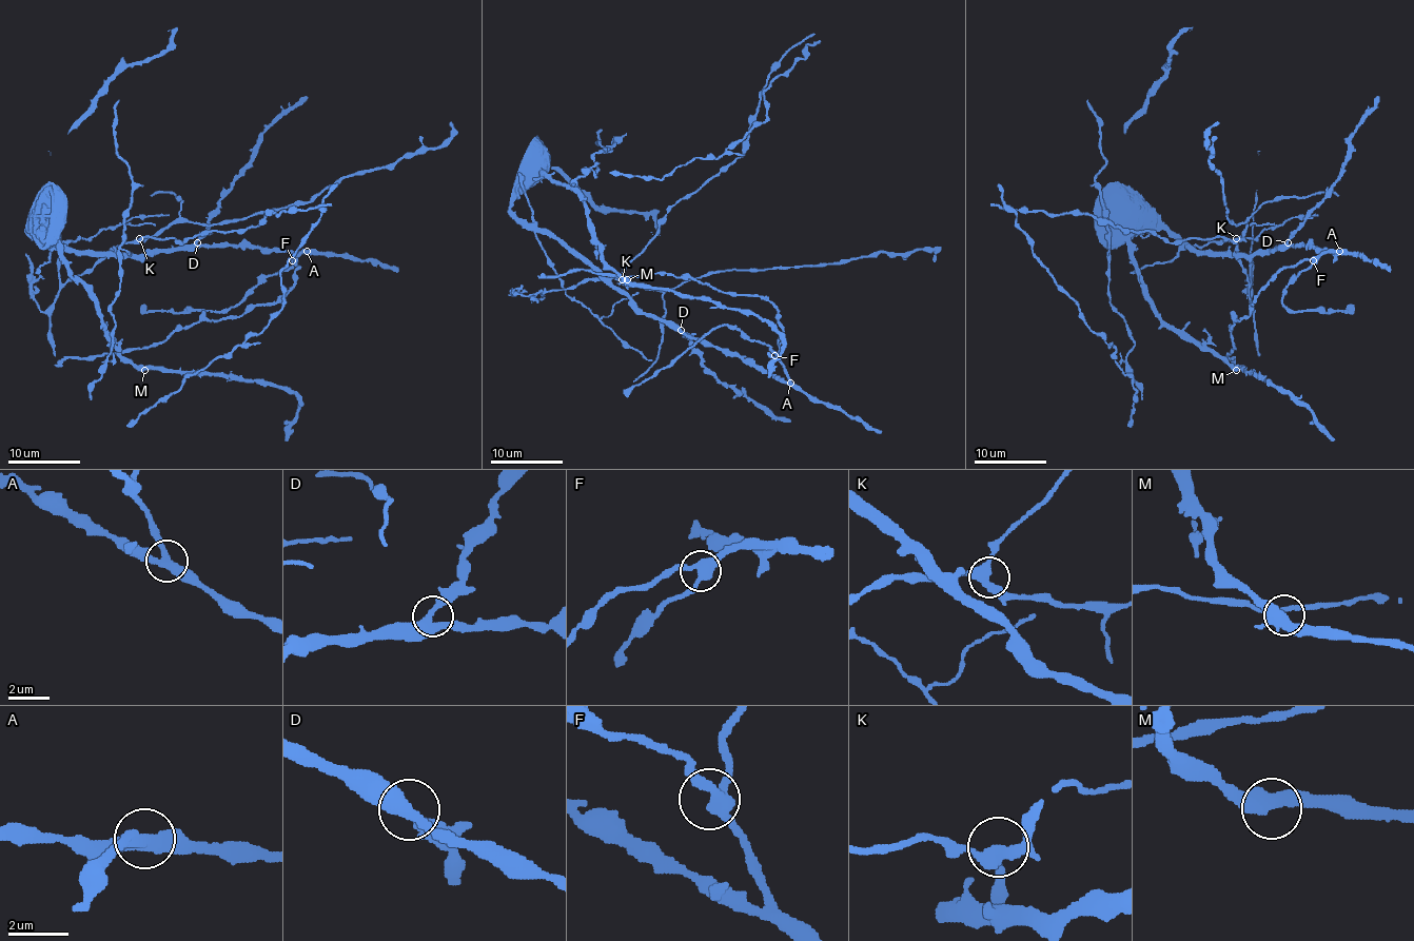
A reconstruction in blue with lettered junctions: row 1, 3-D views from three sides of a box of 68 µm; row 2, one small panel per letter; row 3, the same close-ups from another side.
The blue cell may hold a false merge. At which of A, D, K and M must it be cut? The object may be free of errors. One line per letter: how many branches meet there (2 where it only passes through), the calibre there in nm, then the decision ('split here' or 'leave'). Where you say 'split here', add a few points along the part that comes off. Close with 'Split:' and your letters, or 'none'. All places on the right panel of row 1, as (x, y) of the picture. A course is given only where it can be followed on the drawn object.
A: branches 3; calibre 380 nm; split here; course (1340, 251), (1283, 266), (1268, 282), (1248, 317), (1231, 328), (1234, 348), (1228, 355), (1234, 366)
D: branches 3; calibre 360 nm; leave
K: branches 3; calibre 400 nm; leave
M: branches 3; calibre 420 nm; leave
Split: A

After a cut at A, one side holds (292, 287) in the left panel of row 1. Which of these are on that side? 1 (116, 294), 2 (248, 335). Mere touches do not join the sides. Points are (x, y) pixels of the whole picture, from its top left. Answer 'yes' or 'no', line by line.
1: no
2: no

